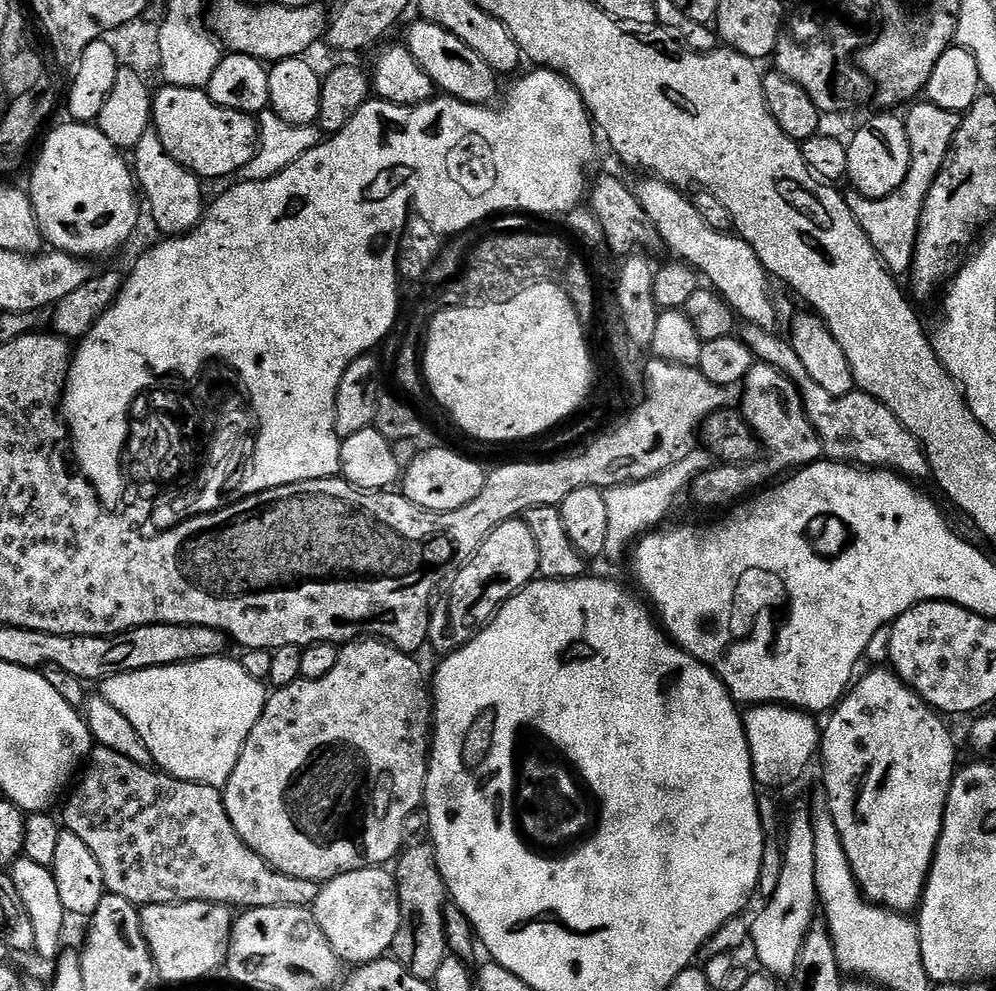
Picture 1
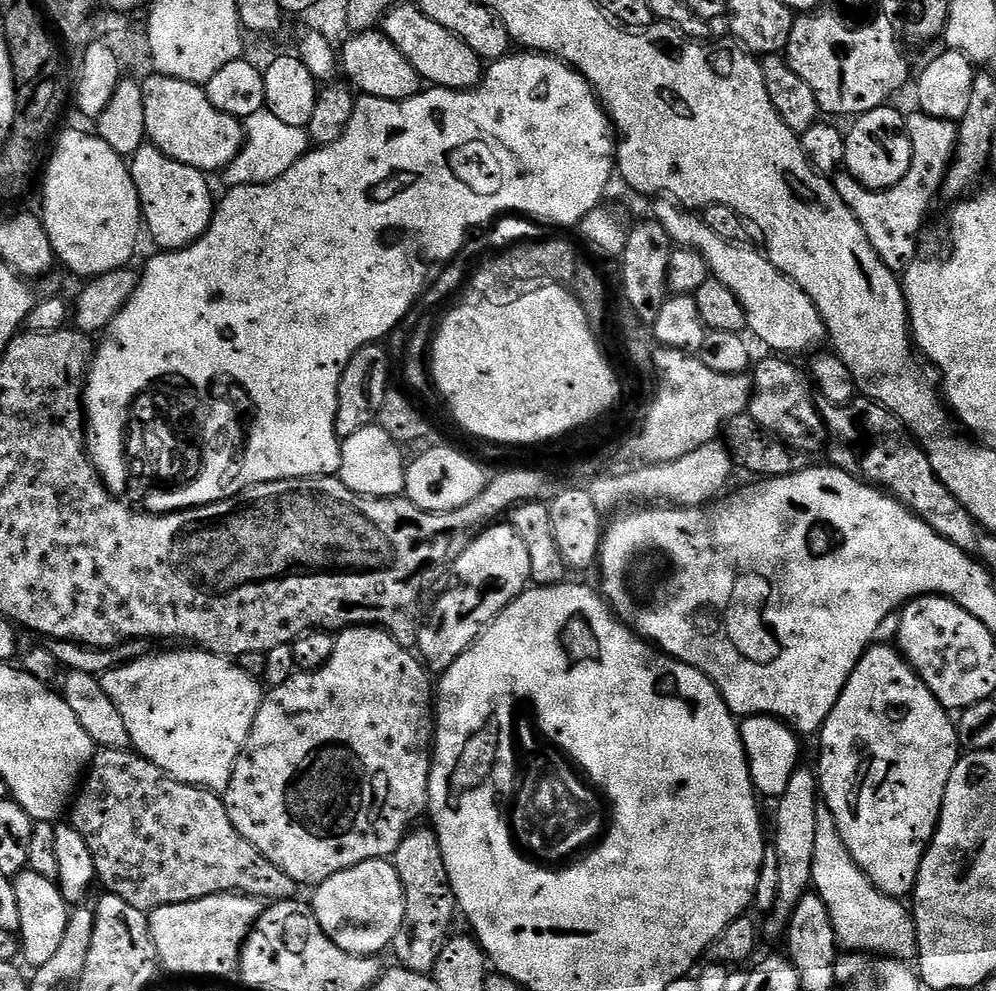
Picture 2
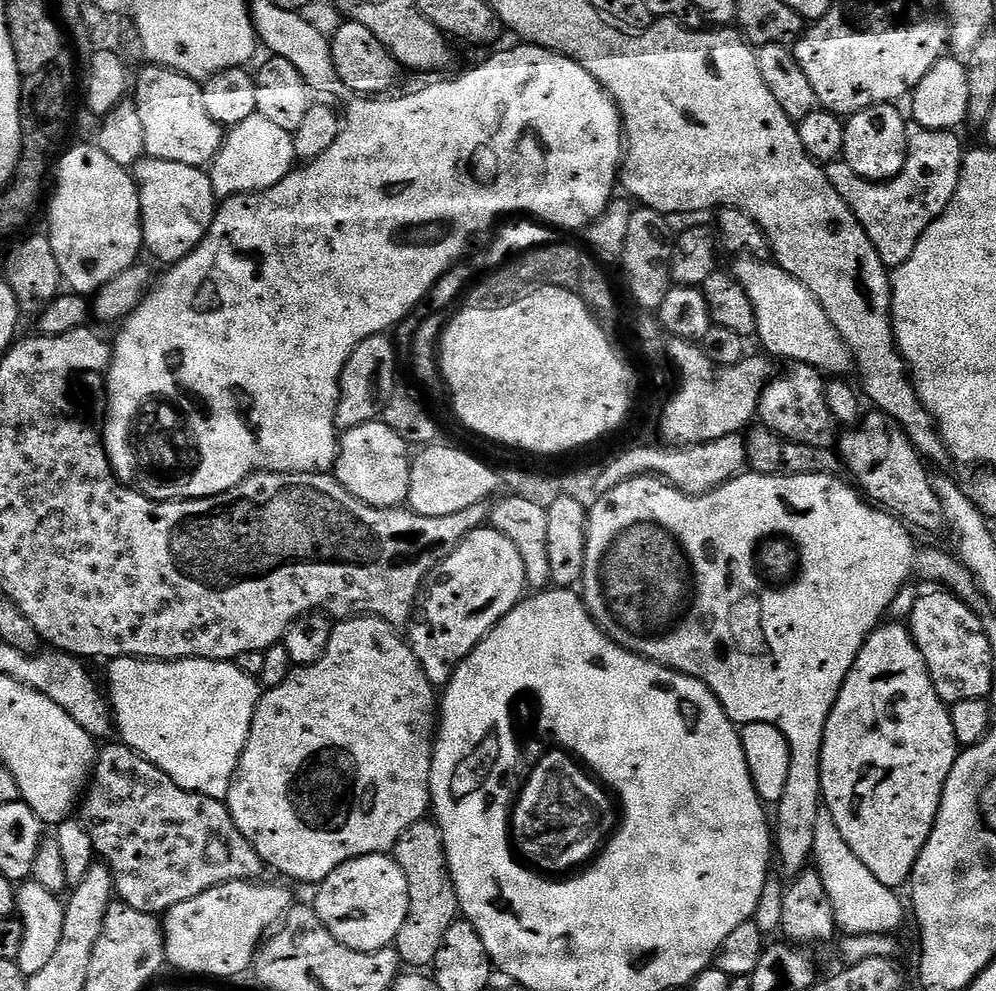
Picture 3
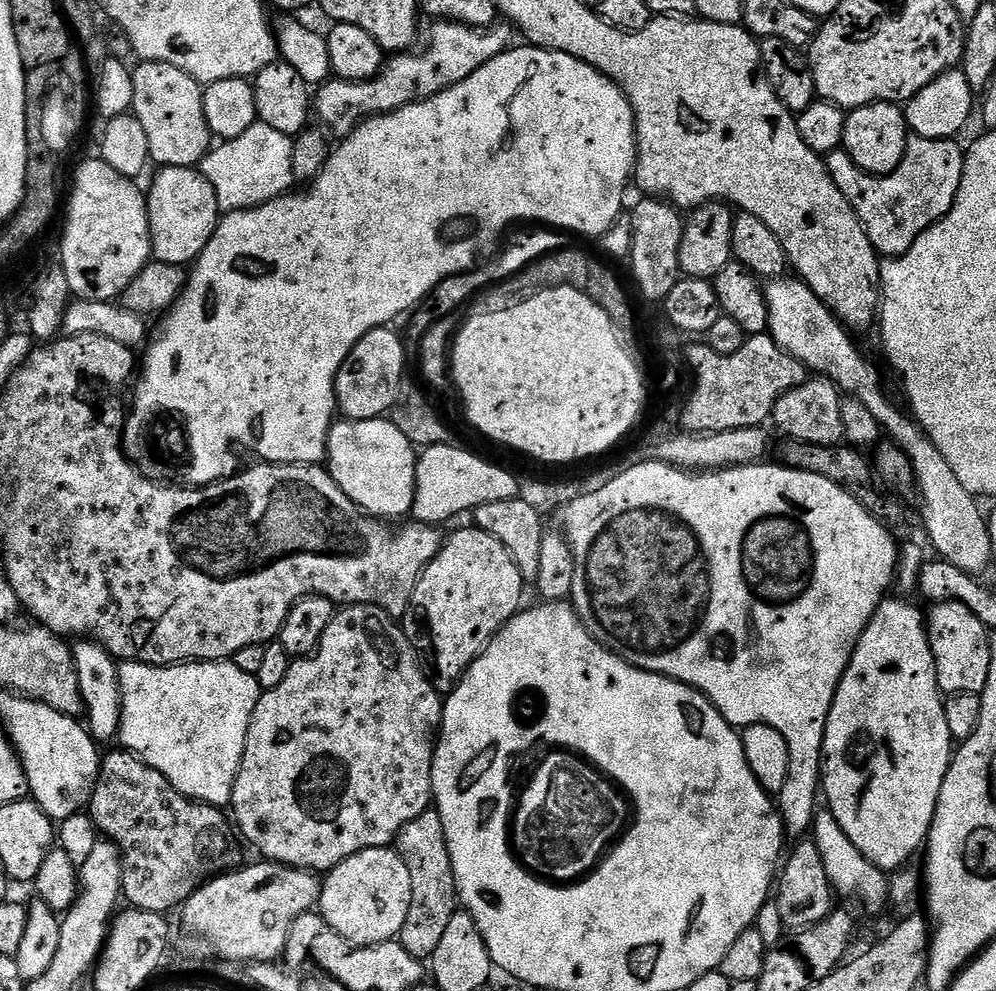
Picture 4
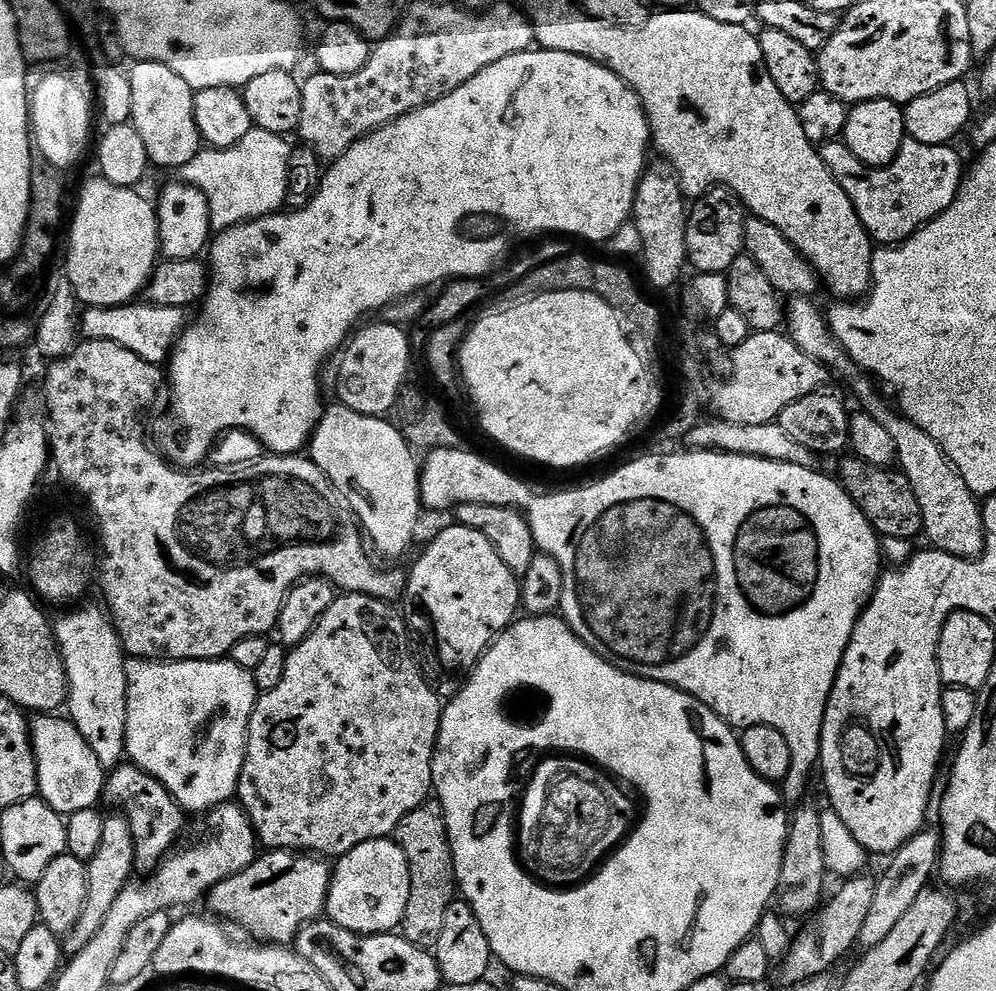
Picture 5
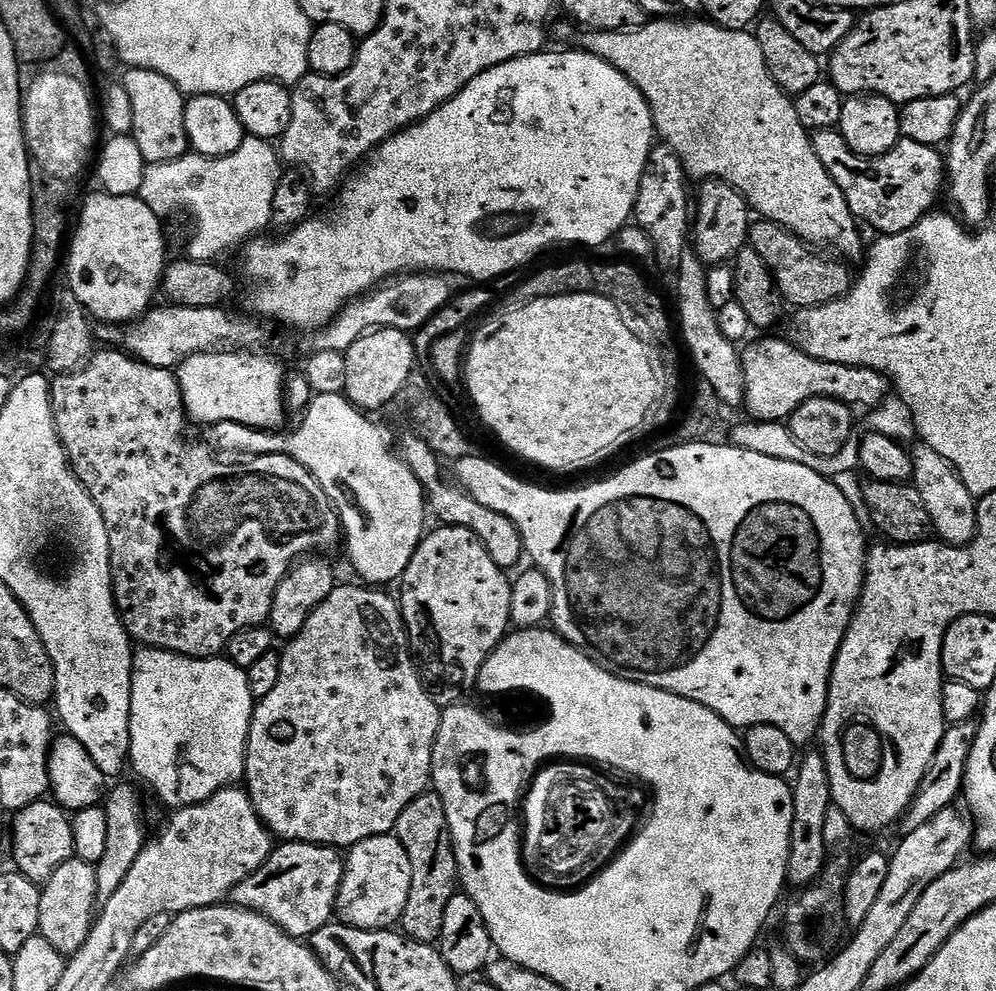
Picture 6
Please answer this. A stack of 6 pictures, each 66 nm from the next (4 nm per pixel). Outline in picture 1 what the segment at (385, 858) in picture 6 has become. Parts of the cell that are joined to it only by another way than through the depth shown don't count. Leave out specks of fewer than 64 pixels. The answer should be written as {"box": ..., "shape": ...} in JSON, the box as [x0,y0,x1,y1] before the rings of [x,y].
{"box":[319,867,402,966],"shape":[[[387,867],[363,868],[336,876],[321,887],[319,903],[324,904],[324,916],[322,912],[324,933],[332,949],[339,954],[341,961],[348,963],[349,960],[352,966],[359,966],[387,957],[393,951],[395,936],[402,925],[402,917],[400,918],[402,892],[397,885],[395,875]]]}

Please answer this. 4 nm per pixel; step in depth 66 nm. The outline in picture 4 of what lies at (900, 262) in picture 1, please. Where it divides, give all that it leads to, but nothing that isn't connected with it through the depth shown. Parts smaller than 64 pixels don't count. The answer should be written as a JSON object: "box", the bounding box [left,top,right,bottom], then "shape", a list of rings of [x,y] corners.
{"box":[826,135,965,258],"shape":[[[909,135],[902,162],[885,176],[871,176],[870,173],[863,172],[843,150],[828,153],[826,163],[830,178],[834,178],[834,186],[842,190],[842,198],[846,198],[846,202],[850,202],[850,206],[856,211],[856,216],[866,230],[866,238],[870,238],[874,250],[881,257],[891,258],[906,254],[906,250],[910,250],[910,246],[918,242],[920,235],[930,226],[934,226],[934,222],[942,219],[950,206],[954,206],[954,198],[962,182],[965,154],[965,149],[959,148],[956,143],[955,139],[935,140]]]}

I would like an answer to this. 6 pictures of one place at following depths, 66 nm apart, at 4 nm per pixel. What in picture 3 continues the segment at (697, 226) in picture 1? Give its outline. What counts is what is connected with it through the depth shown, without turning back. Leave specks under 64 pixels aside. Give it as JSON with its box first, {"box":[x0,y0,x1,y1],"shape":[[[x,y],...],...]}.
{"box":[731,256,854,378],"shape":[[[741,256],[731,262],[732,275],[738,282],[742,282],[742,290],[746,290],[746,295],[750,297],[750,306],[754,306],[756,336],[761,346],[765,348],[761,349],[769,357],[777,361],[780,359],[784,360],[783,362],[814,366],[820,373],[832,378],[844,378],[849,375],[848,371],[850,373],[853,371],[854,361],[848,343],[842,338],[842,334],[838,334],[838,330],[834,330],[834,322],[830,322],[826,310],[822,310],[818,298],[814,298],[814,294],[810,294],[810,290],[806,290],[806,286],[802,286],[802,282],[794,278],[794,274],[786,274],[786,270],[782,270],[775,262],[752,260],[749,256]]]}

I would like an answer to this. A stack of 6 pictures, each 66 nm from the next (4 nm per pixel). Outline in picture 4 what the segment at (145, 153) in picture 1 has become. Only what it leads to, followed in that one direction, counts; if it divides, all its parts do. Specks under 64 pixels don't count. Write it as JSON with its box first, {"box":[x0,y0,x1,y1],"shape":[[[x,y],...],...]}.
{"box":[146,167,222,267],"shape":[[[166,167],[157,171],[146,192],[148,225],[151,228],[153,259],[185,267],[200,256],[213,237],[222,213],[214,188],[197,169]]]}

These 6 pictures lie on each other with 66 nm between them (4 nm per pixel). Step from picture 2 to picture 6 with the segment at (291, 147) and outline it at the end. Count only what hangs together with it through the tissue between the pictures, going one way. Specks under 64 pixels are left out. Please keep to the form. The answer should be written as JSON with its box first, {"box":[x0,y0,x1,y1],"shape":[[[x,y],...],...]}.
{"box":[139,135,282,261],"shape":[[[245,135],[242,146],[234,150],[234,154],[225,156],[198,156],[189,154],[161,164],[148,164],[144,169],[142,186],[139,197],[154,210],[154,214],[161,218],[172,216],[180,207],[192,211],[192,237],[188,240],[187,259],[215,261],[216,256],[223,252],[239,249],[245,242],[259,237],[260,232],[272,223],[272,207],[274,206],[274,192],[280,185],[282,175],[282,157],[277,145],[270,140],[263,140],[257,136]]]}

